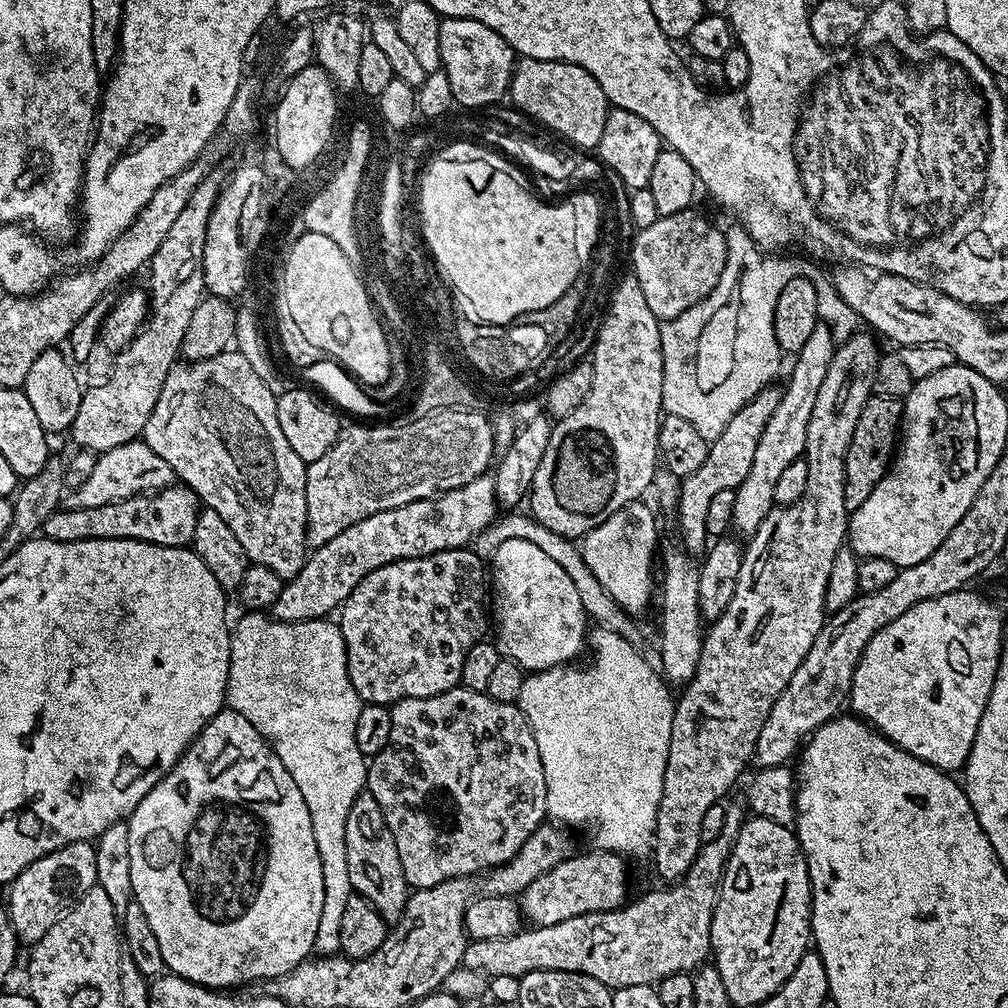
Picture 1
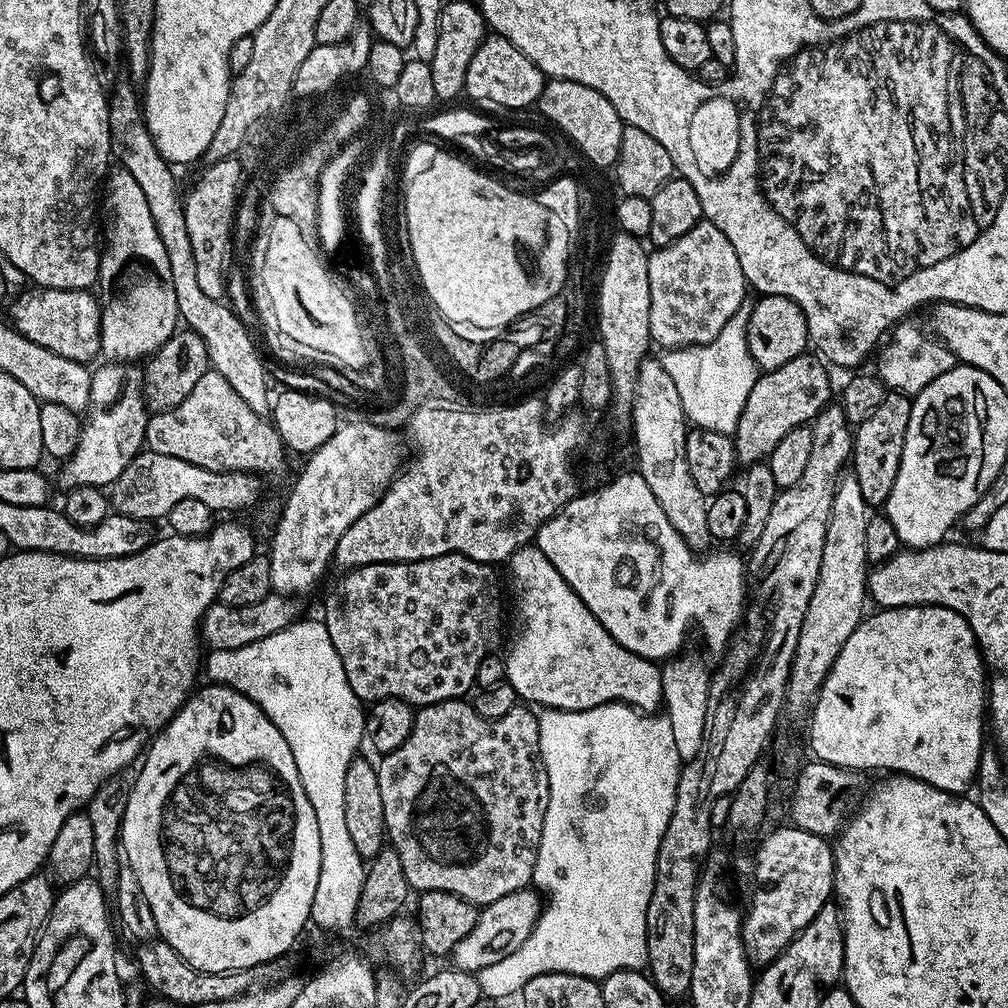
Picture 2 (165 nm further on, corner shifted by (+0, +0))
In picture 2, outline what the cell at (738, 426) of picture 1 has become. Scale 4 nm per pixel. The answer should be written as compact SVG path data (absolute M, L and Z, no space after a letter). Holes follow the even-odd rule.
M812 355L790 358L786 366L757 375L750 398L746 398L746 406L742 406L736 431L731 433L736 459L741 465L761 463L772 453L774 446L778 446L778 442L790 434L790 430L805 427L815 420L822 409L828 407L834 396L832 380L827 372L829 369L819 355Z

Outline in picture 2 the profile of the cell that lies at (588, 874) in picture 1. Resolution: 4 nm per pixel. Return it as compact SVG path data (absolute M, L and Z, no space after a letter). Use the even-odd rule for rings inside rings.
M531 887L520 888L517 892L498 898L498 902L483 905L474 922L474 930L470 930L470 934L466 934L466 938L452 948L450 960L456 963L453 965L459 971L473 974L481 972L486 966L494 966L494 962L502 962L506 954L514 954L514 950L518 950L518 946L530 938L541 911L541 897Z

